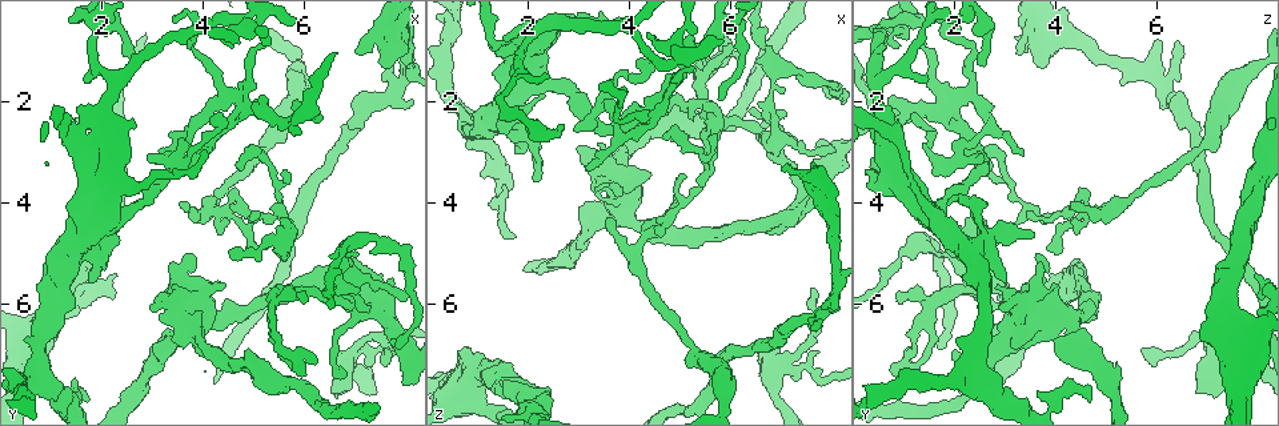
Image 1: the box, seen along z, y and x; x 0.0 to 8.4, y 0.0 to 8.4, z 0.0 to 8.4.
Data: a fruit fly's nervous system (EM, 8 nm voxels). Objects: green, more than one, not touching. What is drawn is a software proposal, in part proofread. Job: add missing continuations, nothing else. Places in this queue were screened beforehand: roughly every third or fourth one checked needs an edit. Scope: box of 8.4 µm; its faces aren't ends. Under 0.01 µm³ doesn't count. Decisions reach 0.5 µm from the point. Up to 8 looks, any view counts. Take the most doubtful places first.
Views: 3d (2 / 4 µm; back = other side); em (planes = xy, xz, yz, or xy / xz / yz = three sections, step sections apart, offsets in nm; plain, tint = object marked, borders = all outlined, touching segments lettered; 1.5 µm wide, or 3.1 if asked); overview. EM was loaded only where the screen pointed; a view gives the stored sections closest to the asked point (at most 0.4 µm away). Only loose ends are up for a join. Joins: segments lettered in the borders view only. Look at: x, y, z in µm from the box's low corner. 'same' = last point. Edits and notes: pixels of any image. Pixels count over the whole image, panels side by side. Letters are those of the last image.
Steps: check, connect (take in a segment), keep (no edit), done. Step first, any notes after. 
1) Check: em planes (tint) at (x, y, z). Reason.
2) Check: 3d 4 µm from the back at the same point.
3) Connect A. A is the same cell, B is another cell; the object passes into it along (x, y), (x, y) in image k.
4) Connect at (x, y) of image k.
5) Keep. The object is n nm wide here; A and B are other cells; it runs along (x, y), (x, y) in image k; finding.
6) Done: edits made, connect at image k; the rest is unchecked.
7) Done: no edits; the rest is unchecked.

Check: em planes (borders) at (7.85, 6.90, 1.75). Thin end.

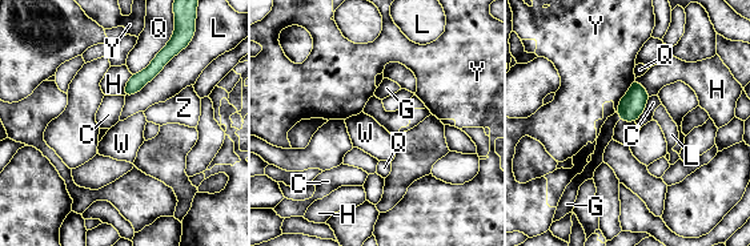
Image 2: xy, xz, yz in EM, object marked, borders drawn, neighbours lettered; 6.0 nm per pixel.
Keep. C, G, H, L, Q, W, Y and Z are other cells; it runs along (163, 61), (128, 92) in image 2; no lettered segment goes on from it.

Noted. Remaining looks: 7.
Check: 3d 4 µm at (6.60, 7.80, 6.80). An open end.

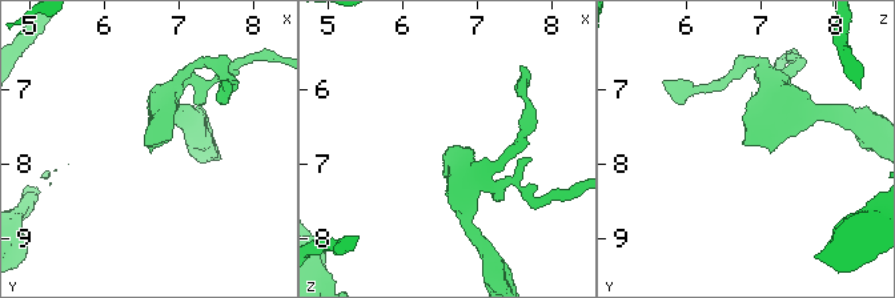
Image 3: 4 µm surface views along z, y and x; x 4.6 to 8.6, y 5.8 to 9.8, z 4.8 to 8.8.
Check: em planes (borders) at (6.65, 7.80, 6.75). Now the EM.

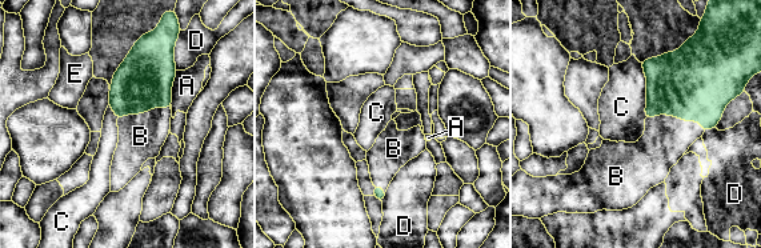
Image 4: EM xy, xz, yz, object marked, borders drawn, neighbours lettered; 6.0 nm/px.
Connect B. B is the same cell, A, C, D and E are other cells; the object passes into it along (695, 83), (676, 116), (665, 139) in image 4; the cell continues.

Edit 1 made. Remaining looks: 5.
Check: overview.

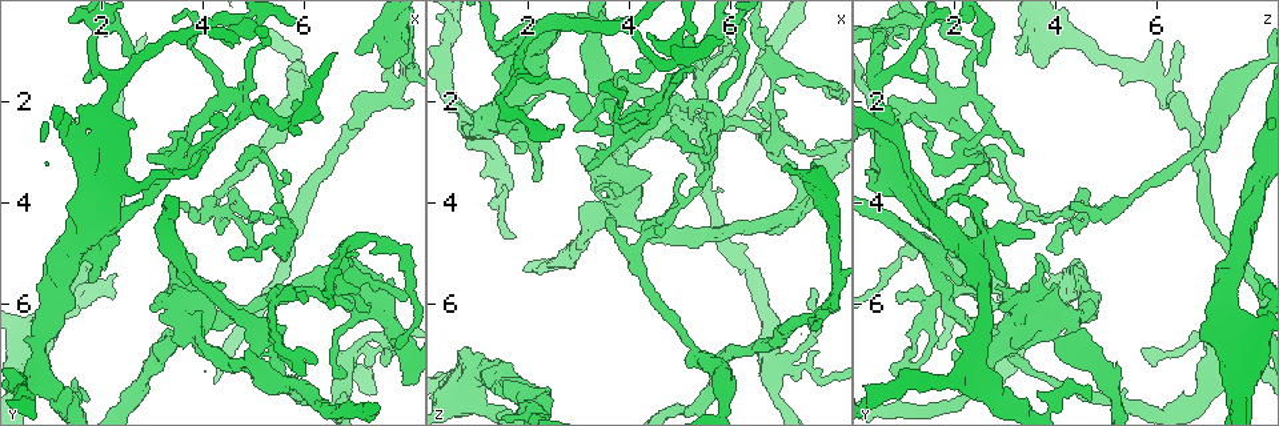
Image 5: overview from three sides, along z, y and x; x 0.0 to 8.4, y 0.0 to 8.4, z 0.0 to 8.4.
Check: em planes (borders) at (1.75, 7.85, 4.70). An open end.

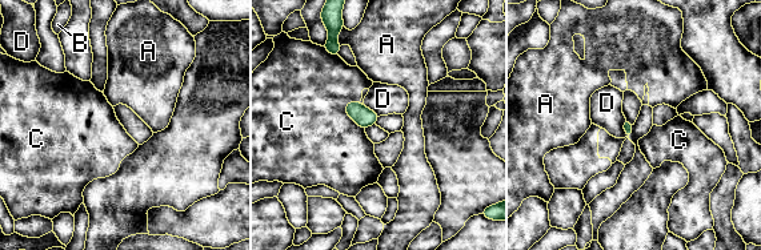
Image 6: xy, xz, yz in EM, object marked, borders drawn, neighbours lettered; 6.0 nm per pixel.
Keep. A, B, C and D are other cells; a border runs along (349, 100), (345, 112), (364, 129) in image 6; no lettered segment goes on from it.

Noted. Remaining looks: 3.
Done: edits made, connect at image 4; the rest is unchecked.

